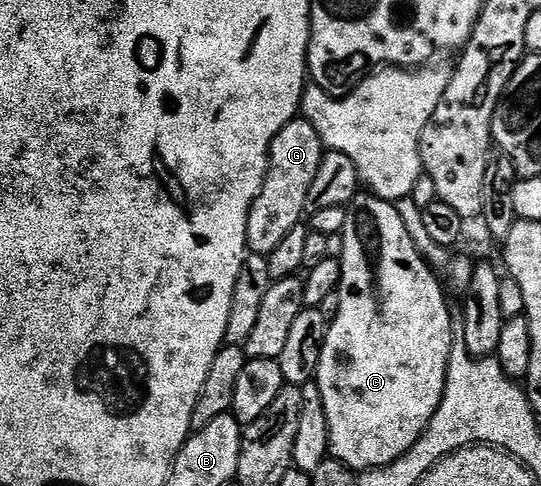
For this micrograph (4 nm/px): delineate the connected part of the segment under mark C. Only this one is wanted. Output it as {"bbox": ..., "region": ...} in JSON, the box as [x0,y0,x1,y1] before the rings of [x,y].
{"bbox":[316,194,456,470],"region":[[[359,194],[355,196],[346,208],[344,230],[340,233],[342,240],[342,281],[338,283],[338,297],[340,310],[334,320],[329,321],[324,338],[324,346],[320,354],[320,366],[316,383],[320,390],[320,398],[324,402],[324,414],[328,414],[328,434],[330,435],[330,456],[344,462],[355,470],[369,470],[372,468],[386,468],[396,462],[424,434],[428,422],[432,422],[432,414],[442,401],[444,386],[446,385],[446,371],[450,361],[450,351],[456,339],[454,320],[450,316],[450,308],[446,305],[446,296],[442,293],[442,284],[434,277],[435,269],[431,267],[425,256],[418,251],[416,242],[412,242],[412,234],[408,234],[408,226],[404,226],[404,218],[400,218],[397,207],[389,200],[382,200],[373,194]]]}

